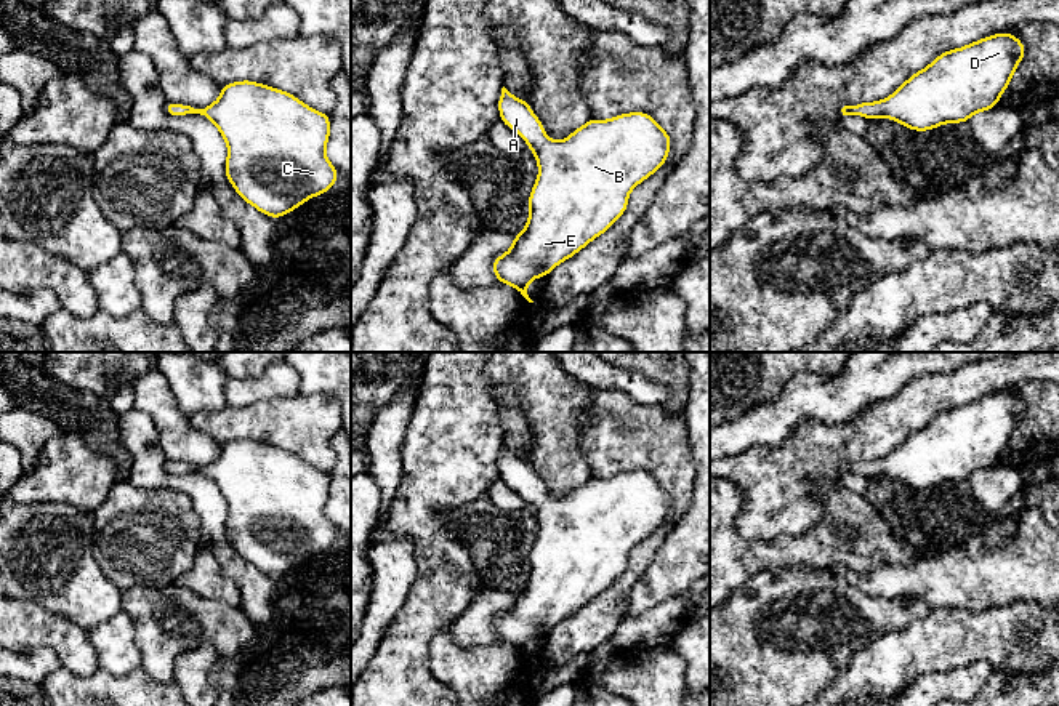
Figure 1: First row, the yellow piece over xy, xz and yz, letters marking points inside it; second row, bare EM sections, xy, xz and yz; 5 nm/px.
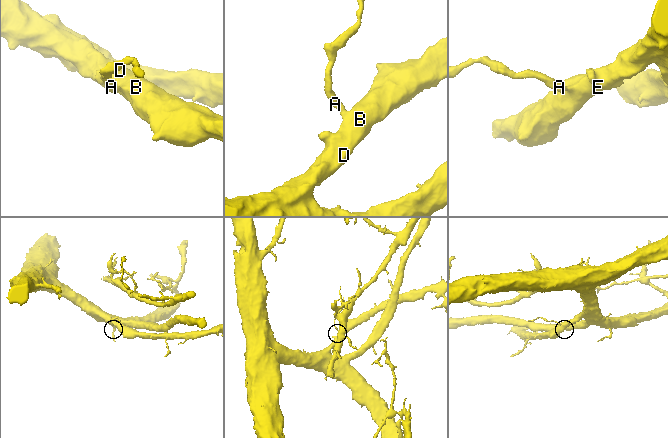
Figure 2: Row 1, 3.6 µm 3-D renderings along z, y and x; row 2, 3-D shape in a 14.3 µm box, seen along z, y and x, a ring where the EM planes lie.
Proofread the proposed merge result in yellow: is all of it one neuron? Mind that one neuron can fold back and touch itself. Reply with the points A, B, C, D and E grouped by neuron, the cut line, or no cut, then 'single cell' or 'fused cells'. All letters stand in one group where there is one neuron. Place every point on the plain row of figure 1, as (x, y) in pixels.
groups A B C D E; cut none; single cell

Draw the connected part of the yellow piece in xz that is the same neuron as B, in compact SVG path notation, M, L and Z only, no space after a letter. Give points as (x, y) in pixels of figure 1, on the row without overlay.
M505 445L498 456L500 479L517 491L538 522L538 535L529 554L529 578L513 596L511 607L493 618L497 640L514 645L529 661L527 644L577 613L604 592L628 565L630 551L665 523L671 496L646 471L628 471L609 479L591 477L562 499L546 495L543 482L527 459Z

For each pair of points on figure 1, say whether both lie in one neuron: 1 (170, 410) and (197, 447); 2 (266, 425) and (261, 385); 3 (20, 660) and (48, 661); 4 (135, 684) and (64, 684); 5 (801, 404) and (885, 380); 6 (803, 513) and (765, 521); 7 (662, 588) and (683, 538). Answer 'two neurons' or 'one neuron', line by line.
1: one neuron
2: two neurons
3: one neuron
4: one neuron
5: one neuron
6: one neuron
7: one neuron

